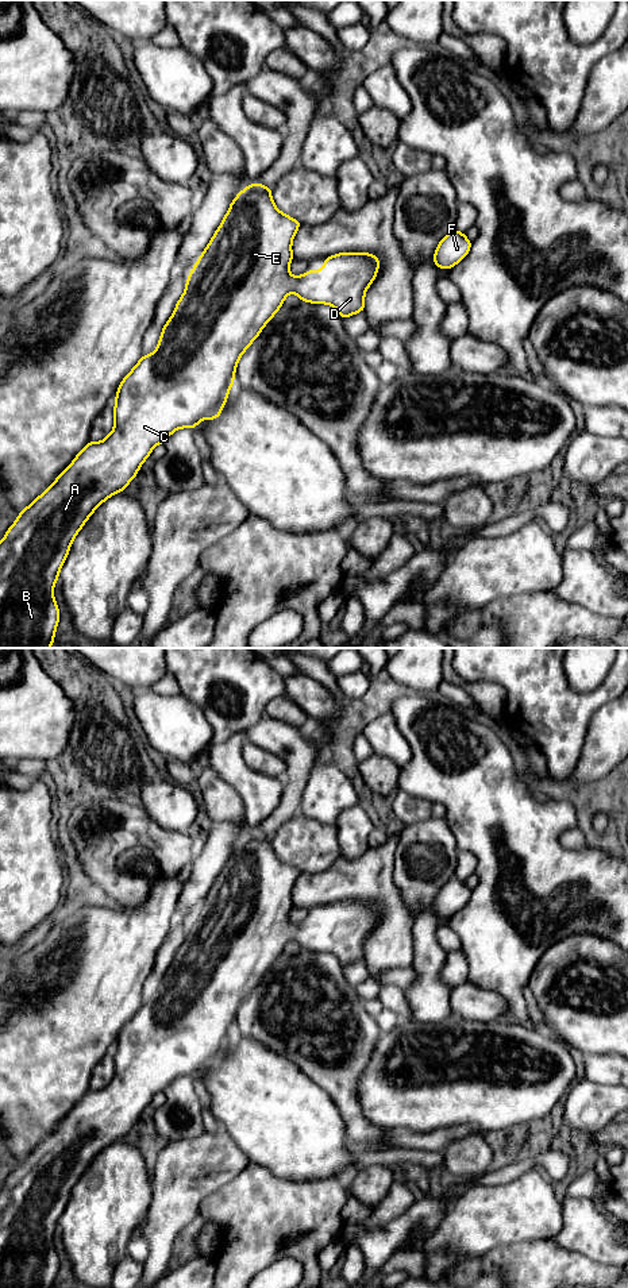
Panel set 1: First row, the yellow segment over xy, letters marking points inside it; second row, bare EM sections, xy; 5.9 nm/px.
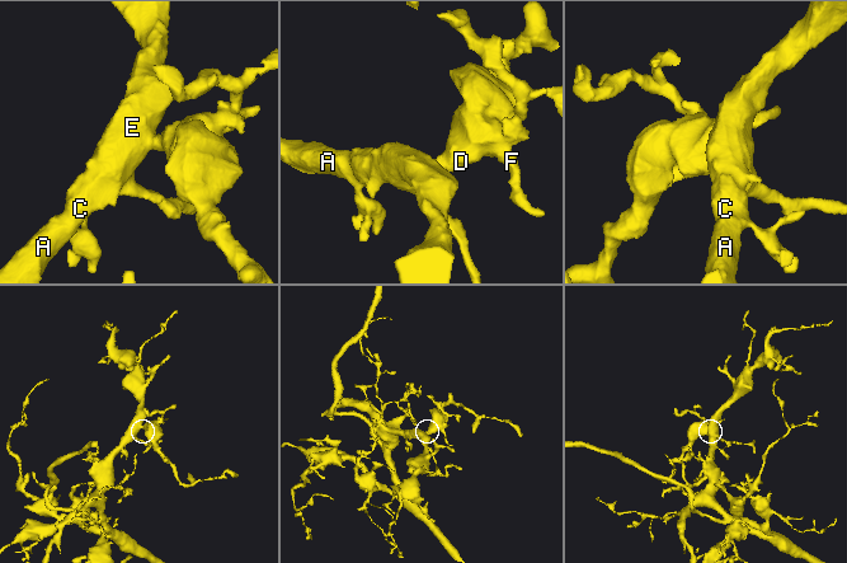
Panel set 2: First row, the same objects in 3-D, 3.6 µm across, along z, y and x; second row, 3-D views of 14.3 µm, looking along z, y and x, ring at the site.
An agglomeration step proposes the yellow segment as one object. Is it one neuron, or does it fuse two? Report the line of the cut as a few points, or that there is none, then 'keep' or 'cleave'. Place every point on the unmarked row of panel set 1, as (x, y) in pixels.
cut none; keep

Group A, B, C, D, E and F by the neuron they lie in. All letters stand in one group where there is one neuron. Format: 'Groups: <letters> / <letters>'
Groups: A B C D E F

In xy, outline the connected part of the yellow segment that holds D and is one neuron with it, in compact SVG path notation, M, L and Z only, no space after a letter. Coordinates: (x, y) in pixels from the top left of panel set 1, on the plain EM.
M262 832L246 834L232 848L221 872L189 921L185 940L162 976L158 995L153 1002L143 1003L119 1033L112 1080L101 1090L89 1090L55 1130L19 1160L18 1168L0 1189L0 1288L54 1288L59 1257L53 1238L82 1173L100 1152L124 1139L155 1094L165 1091L180 1076L194 1077L201 1068L216 1068L220 1064L240 1004L284 953L289 941L297 942L301 949L332 953L343 968L365 959L365 941L375 928L380 906L369 901L340 901L328 905L320 919L309 918L293 925L289 921L292 890L300 874L298 868L277 857L271 836Z

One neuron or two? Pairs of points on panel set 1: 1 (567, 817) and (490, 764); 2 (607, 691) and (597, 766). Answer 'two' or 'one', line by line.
1: one
2: two

